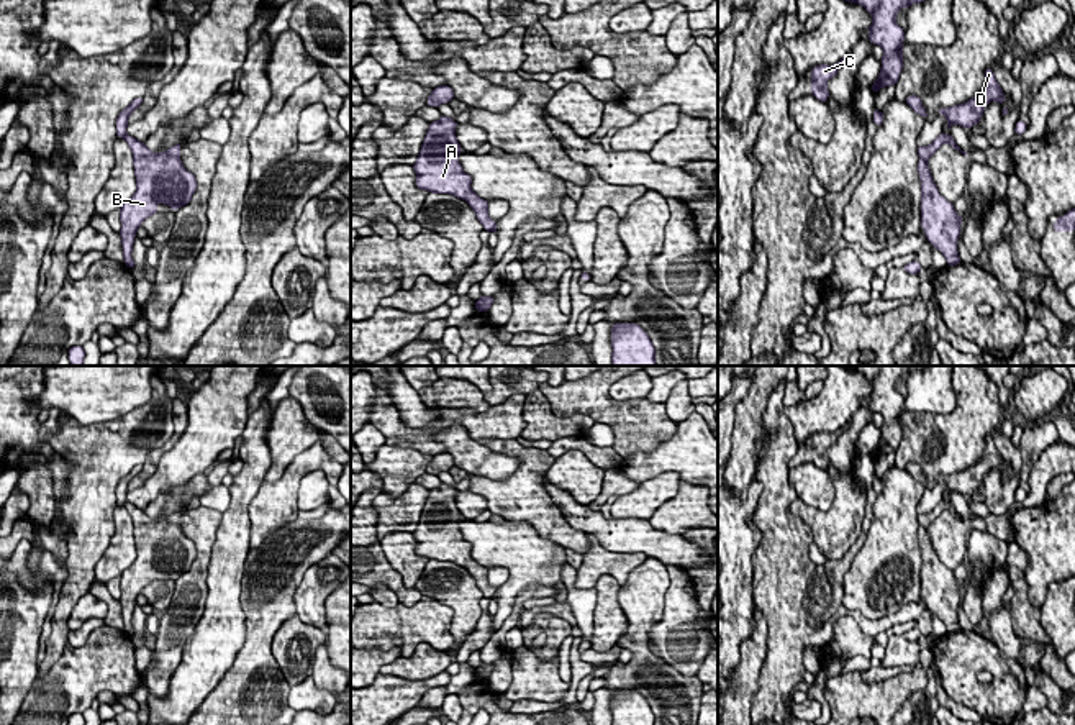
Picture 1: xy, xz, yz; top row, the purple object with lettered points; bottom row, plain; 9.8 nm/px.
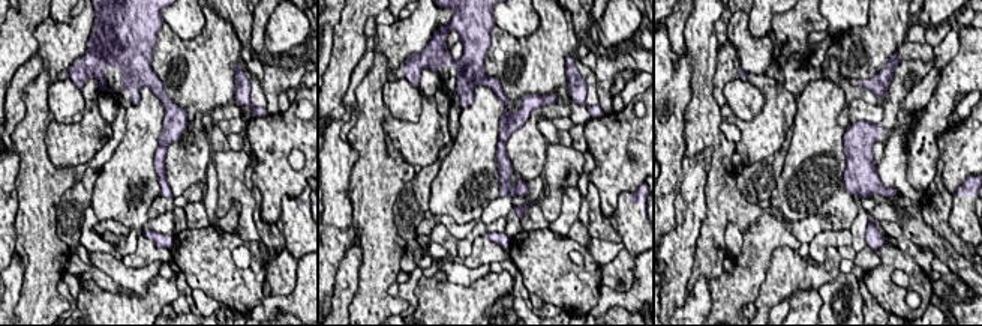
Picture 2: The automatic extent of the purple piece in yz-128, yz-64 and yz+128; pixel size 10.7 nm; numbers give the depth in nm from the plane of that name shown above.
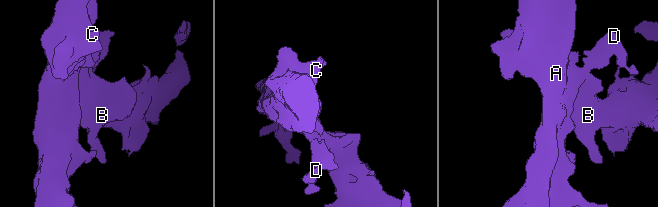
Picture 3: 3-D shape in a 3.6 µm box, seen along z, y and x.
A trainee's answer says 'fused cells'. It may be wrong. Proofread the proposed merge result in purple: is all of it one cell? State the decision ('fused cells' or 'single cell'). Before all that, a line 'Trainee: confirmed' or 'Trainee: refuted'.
Trainee: confirmed
fused cells

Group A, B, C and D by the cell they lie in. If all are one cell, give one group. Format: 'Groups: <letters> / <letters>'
Groups: A C D / B

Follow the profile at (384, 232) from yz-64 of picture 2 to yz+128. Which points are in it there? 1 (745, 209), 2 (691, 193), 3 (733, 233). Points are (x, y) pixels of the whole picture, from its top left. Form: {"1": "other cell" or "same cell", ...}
{"1": "same cell", "2": "other cell", "3": "other cell"}

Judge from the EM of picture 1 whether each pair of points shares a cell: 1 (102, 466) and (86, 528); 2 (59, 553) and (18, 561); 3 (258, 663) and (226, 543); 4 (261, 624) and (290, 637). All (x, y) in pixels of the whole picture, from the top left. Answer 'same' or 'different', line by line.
1: same
2: different
3: different
4: different

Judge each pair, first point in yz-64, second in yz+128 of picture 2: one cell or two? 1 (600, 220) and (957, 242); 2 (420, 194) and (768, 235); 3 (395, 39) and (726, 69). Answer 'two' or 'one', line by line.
1: one
2: two
3: two

